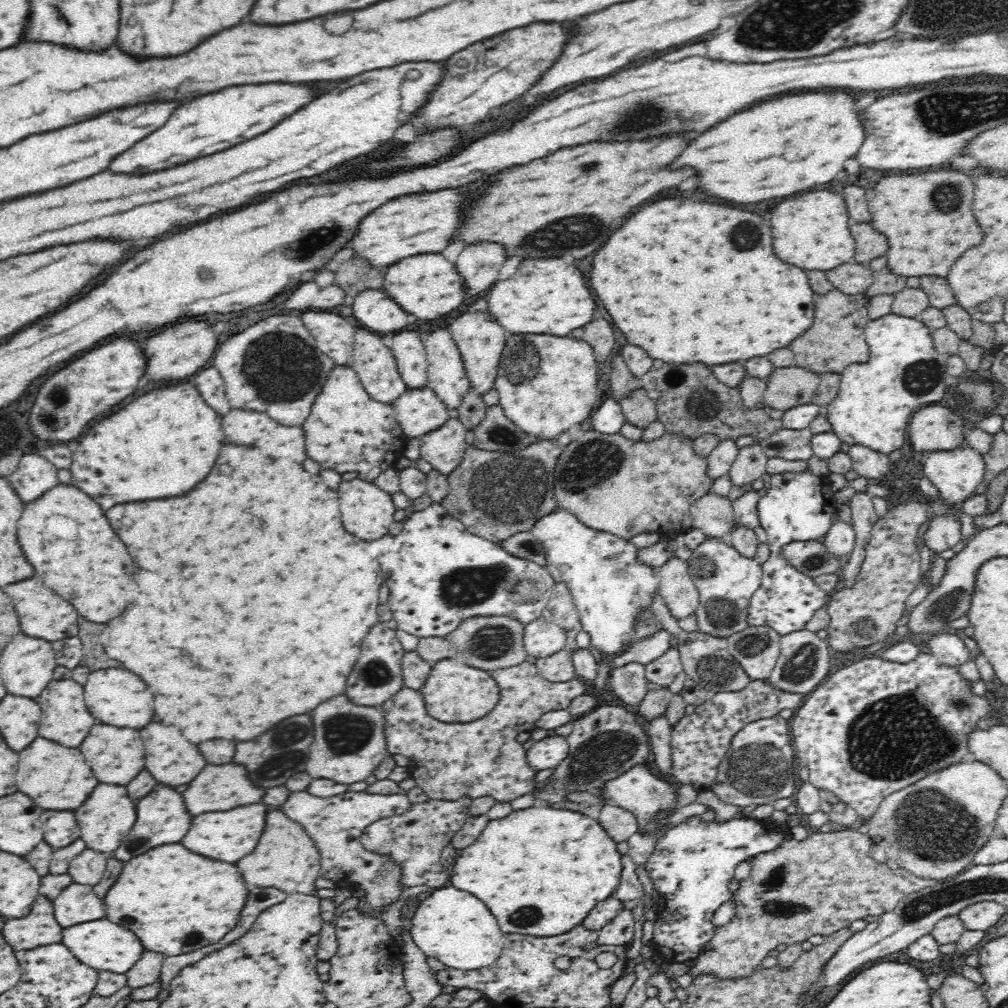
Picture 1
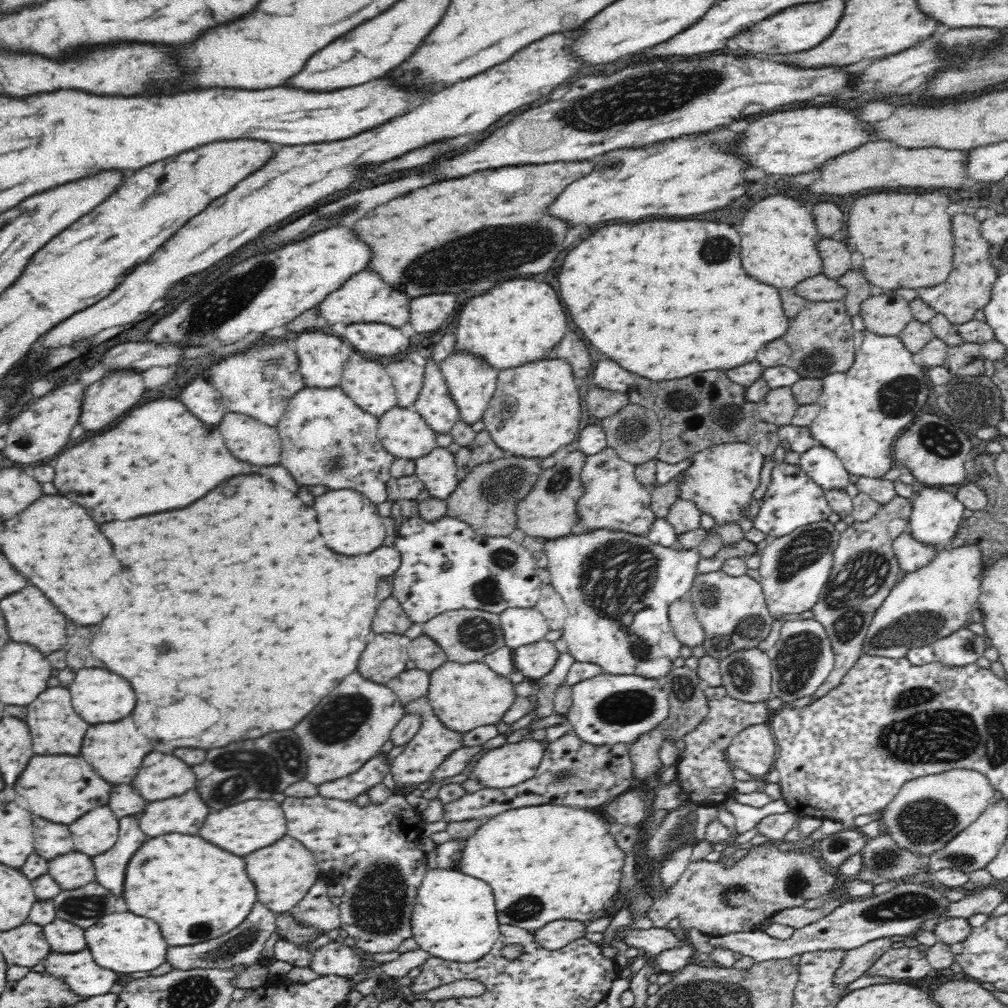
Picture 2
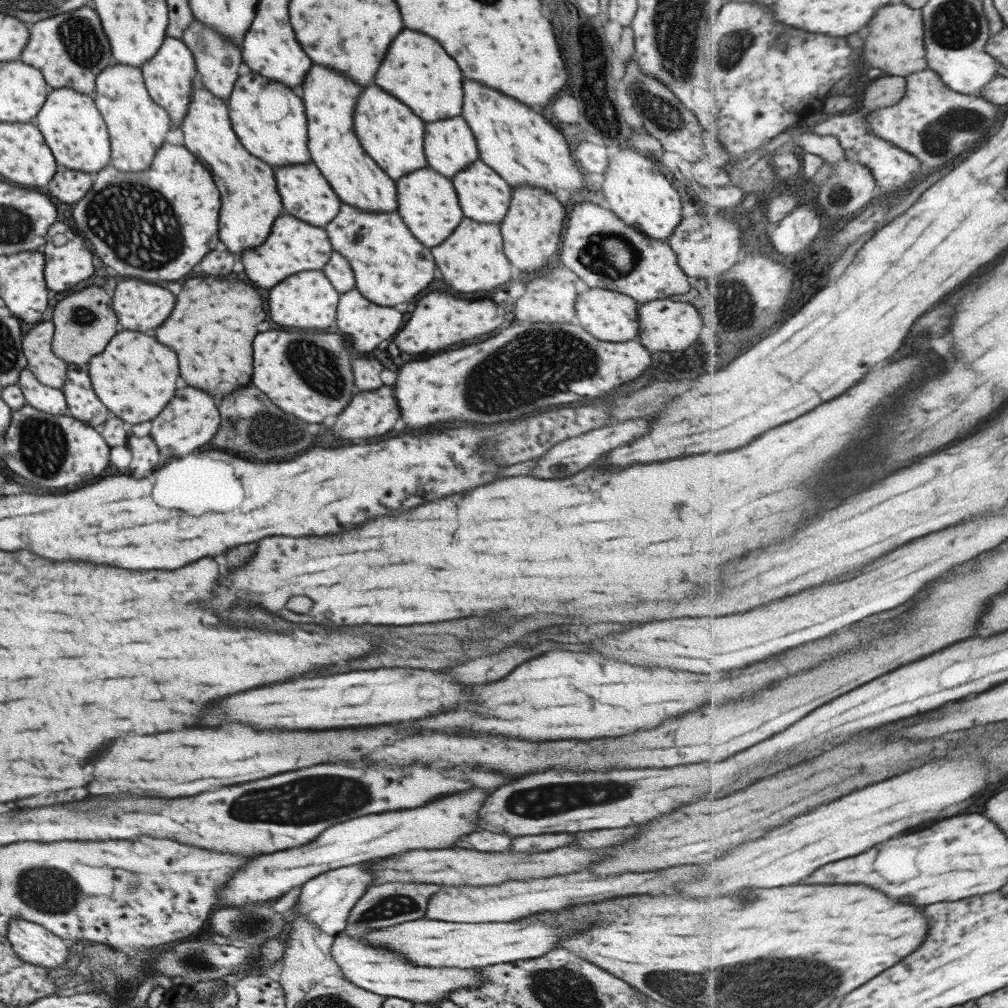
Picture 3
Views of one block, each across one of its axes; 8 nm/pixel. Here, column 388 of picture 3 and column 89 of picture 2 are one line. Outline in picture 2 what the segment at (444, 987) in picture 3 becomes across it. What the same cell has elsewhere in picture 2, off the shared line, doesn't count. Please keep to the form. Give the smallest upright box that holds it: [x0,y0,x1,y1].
[42,950,121,998]

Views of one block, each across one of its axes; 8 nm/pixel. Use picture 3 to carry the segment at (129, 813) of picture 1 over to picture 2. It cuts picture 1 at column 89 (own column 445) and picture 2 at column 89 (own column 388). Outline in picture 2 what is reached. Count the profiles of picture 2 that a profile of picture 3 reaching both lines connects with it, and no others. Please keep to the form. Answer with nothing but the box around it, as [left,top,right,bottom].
[70,806,118,856]

